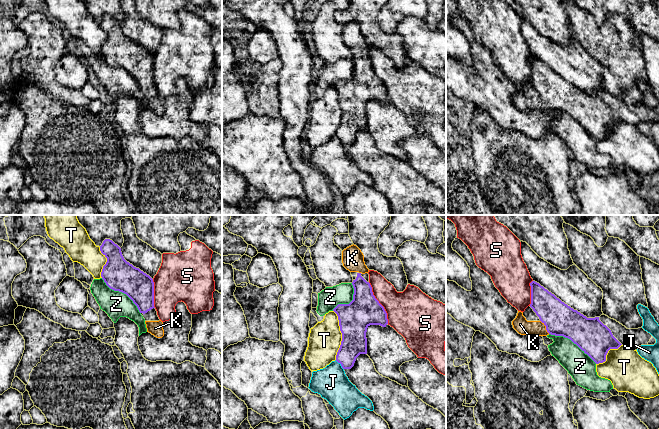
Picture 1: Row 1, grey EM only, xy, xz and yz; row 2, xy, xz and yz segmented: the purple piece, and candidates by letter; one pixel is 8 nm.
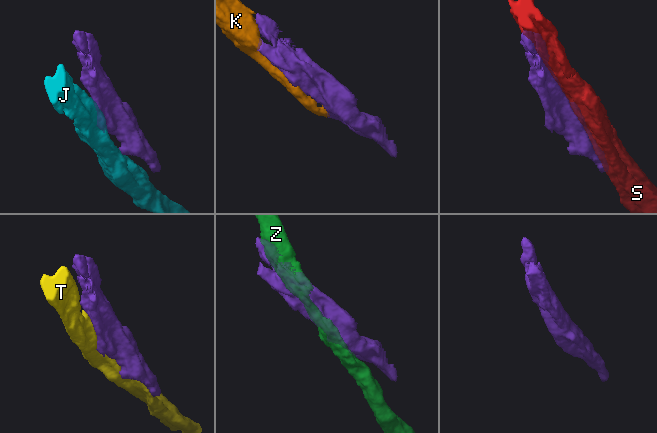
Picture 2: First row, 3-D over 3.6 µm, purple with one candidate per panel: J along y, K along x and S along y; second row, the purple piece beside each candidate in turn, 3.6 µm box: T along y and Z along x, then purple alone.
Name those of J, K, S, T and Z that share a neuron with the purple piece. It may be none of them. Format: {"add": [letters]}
{"add": ["K"]}

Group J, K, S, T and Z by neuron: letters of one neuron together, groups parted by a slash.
J / K / S / T / Z

